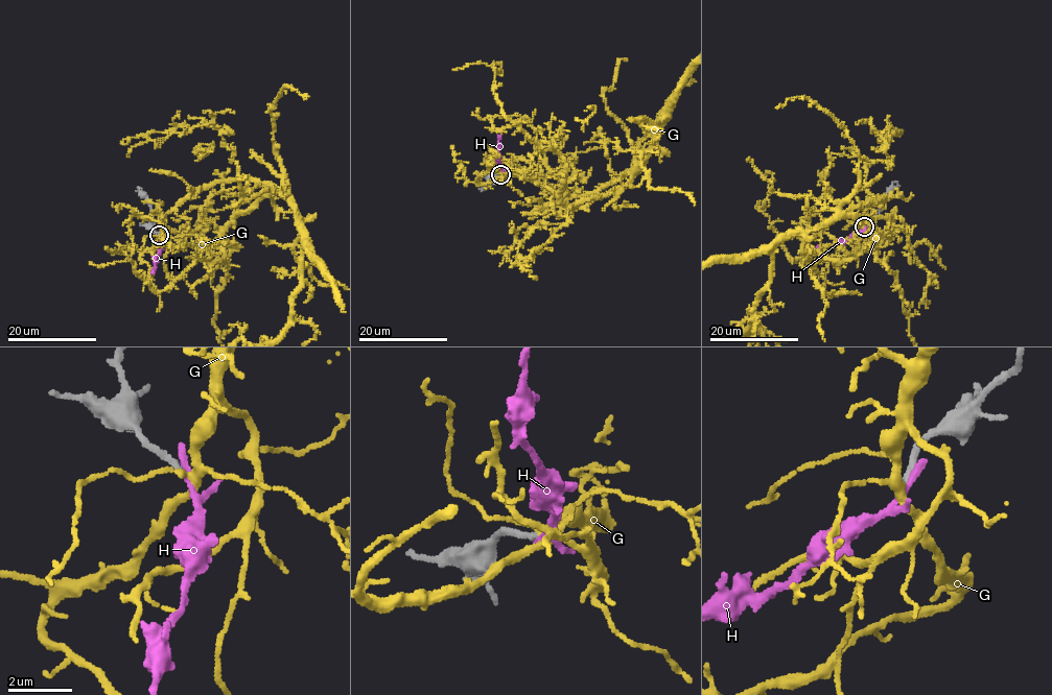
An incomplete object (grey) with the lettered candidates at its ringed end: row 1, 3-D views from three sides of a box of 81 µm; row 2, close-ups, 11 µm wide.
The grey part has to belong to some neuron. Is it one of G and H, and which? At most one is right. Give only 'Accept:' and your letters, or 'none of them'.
Accept: none of them

